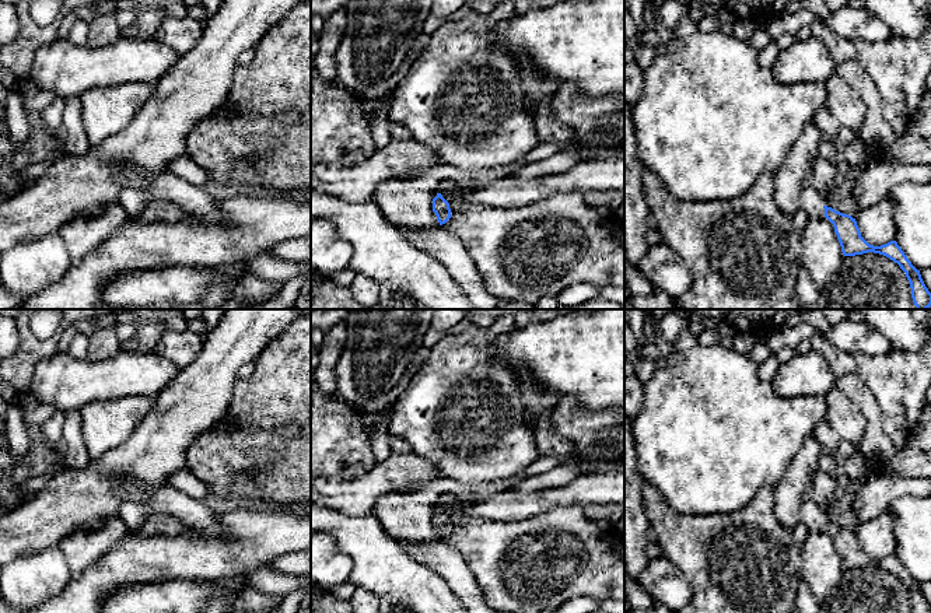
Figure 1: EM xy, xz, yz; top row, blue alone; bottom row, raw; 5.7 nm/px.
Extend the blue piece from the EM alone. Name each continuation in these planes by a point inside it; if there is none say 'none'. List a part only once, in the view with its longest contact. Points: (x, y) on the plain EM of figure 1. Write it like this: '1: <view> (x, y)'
1: yz (811, 514)

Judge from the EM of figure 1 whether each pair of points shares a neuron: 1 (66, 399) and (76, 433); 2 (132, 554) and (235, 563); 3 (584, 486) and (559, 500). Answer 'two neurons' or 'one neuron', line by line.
1: two neurons
2: one neuron
3: one neuron

